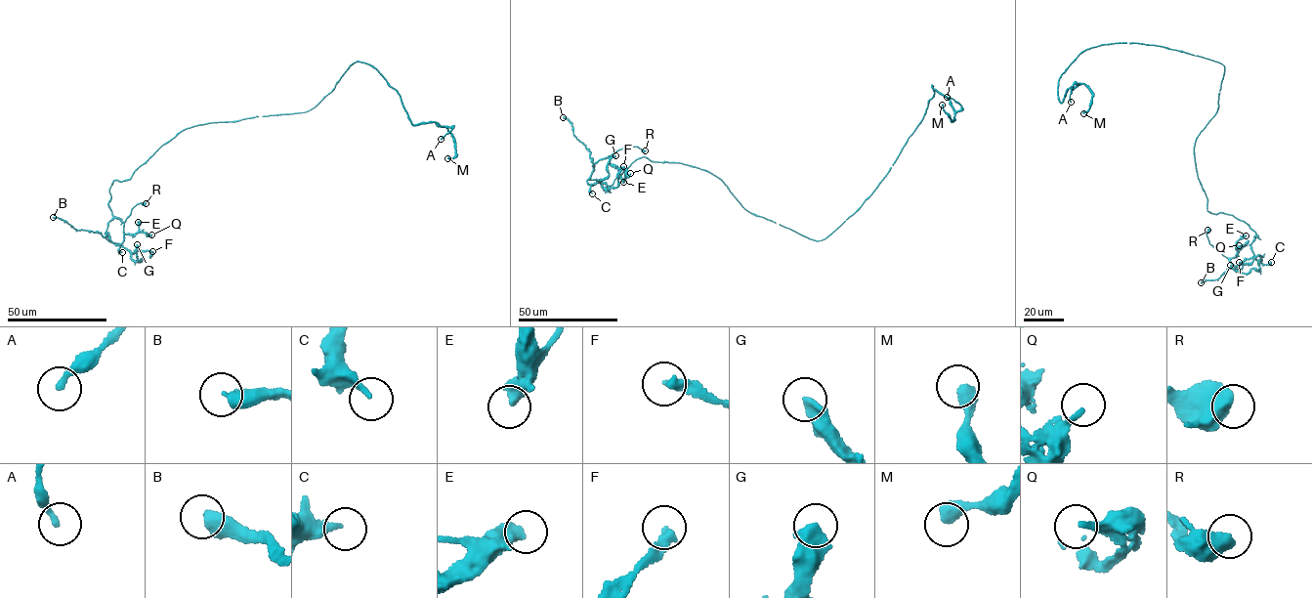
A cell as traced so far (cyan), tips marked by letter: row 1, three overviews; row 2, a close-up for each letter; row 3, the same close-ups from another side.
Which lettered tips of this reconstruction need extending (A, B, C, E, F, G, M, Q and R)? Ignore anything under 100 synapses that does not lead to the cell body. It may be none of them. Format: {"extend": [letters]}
{"extend": []}

